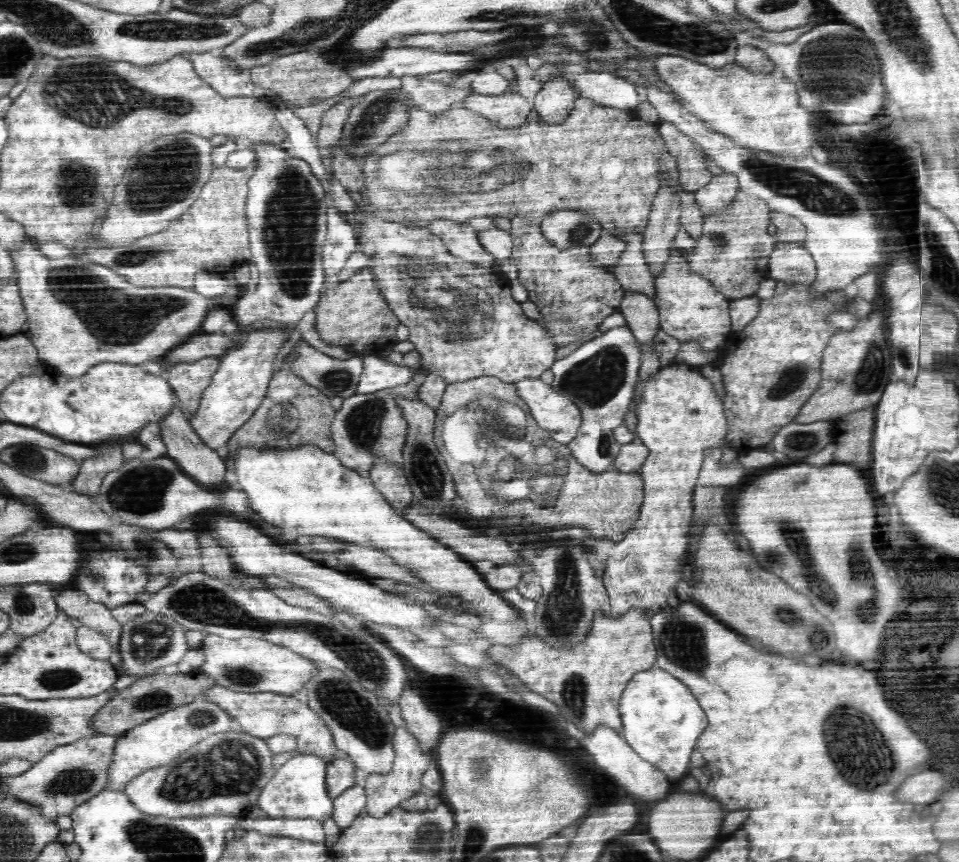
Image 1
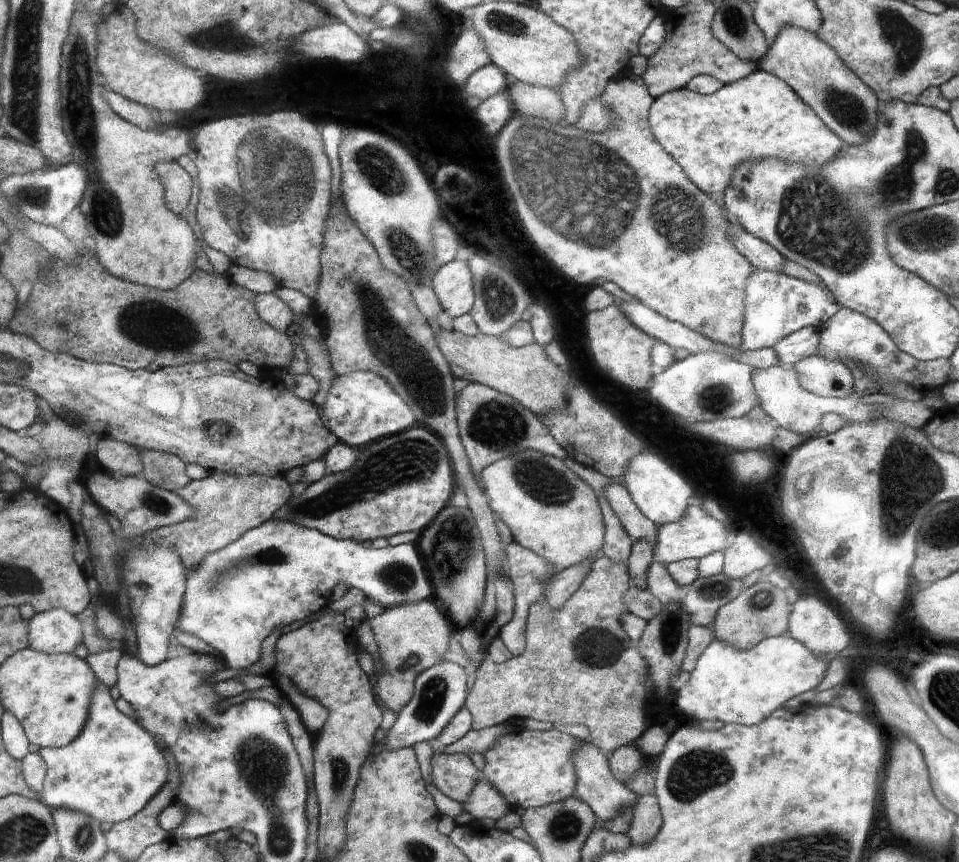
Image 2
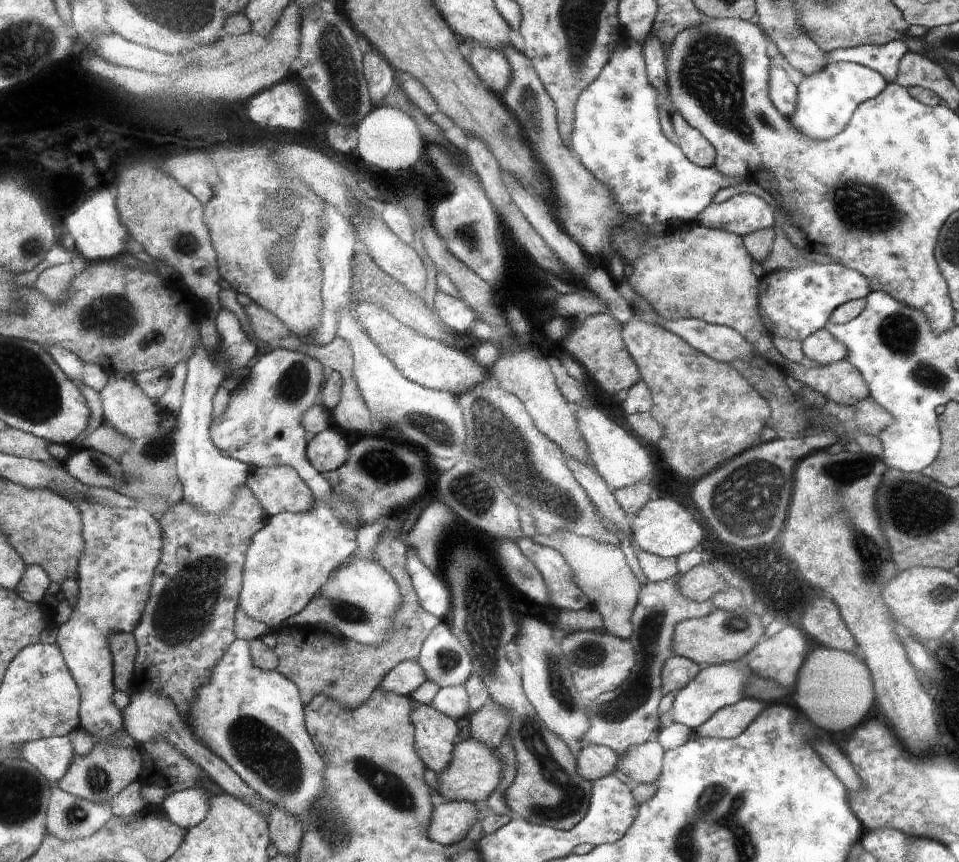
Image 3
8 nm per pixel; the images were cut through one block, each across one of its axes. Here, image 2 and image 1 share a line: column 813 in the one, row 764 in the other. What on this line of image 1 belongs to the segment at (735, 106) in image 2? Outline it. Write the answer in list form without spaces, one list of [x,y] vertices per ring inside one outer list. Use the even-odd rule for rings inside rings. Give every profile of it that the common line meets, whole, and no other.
[[[199,694],[190,704],[173,708],[122,733],[115,740],[107,768],[107,790],[123,790],[136,776],[165,764],[204,740],[207,736],[239,730],[235,720],[217,704]]]

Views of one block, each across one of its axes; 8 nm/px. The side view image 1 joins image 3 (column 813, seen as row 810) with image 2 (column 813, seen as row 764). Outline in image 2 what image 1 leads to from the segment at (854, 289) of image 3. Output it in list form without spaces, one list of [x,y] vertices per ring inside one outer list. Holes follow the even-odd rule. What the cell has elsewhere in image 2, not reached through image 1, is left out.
[[[754,267],[746,282],[746,308],[744,309],[743,344],[744,351],[757,351],[777,345],[788,335],[804,327],[821,328],[821,326],[840,308],[833,293],[825,291],[820,285],[803,281],[796,277]]]

